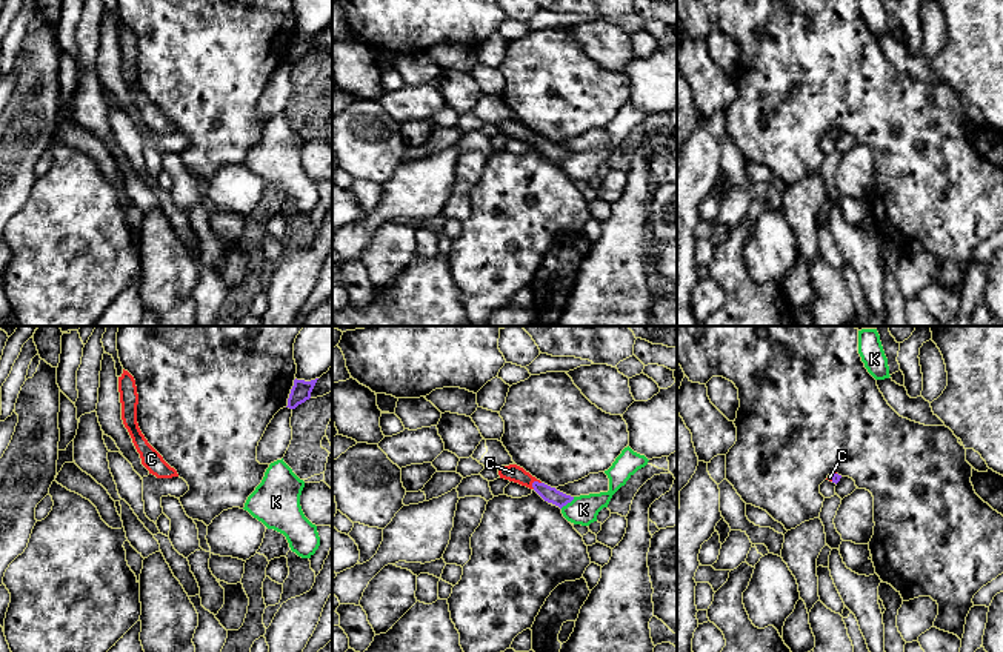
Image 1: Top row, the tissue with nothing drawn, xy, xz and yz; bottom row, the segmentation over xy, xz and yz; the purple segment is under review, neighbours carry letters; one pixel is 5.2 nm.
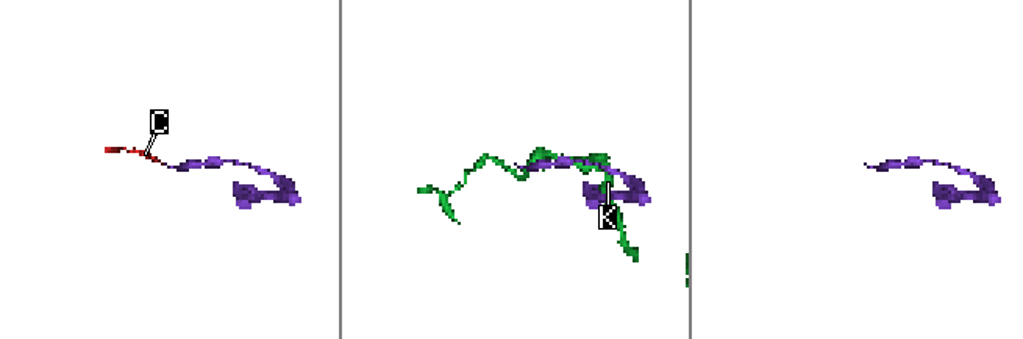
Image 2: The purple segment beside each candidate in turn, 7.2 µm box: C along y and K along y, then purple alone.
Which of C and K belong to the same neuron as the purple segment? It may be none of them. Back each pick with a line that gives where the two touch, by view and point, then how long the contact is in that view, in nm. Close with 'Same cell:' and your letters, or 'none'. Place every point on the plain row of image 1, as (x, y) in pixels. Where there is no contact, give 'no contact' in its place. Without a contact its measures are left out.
C: contact xz (534, 137); length 60 nm
Same cell: C

